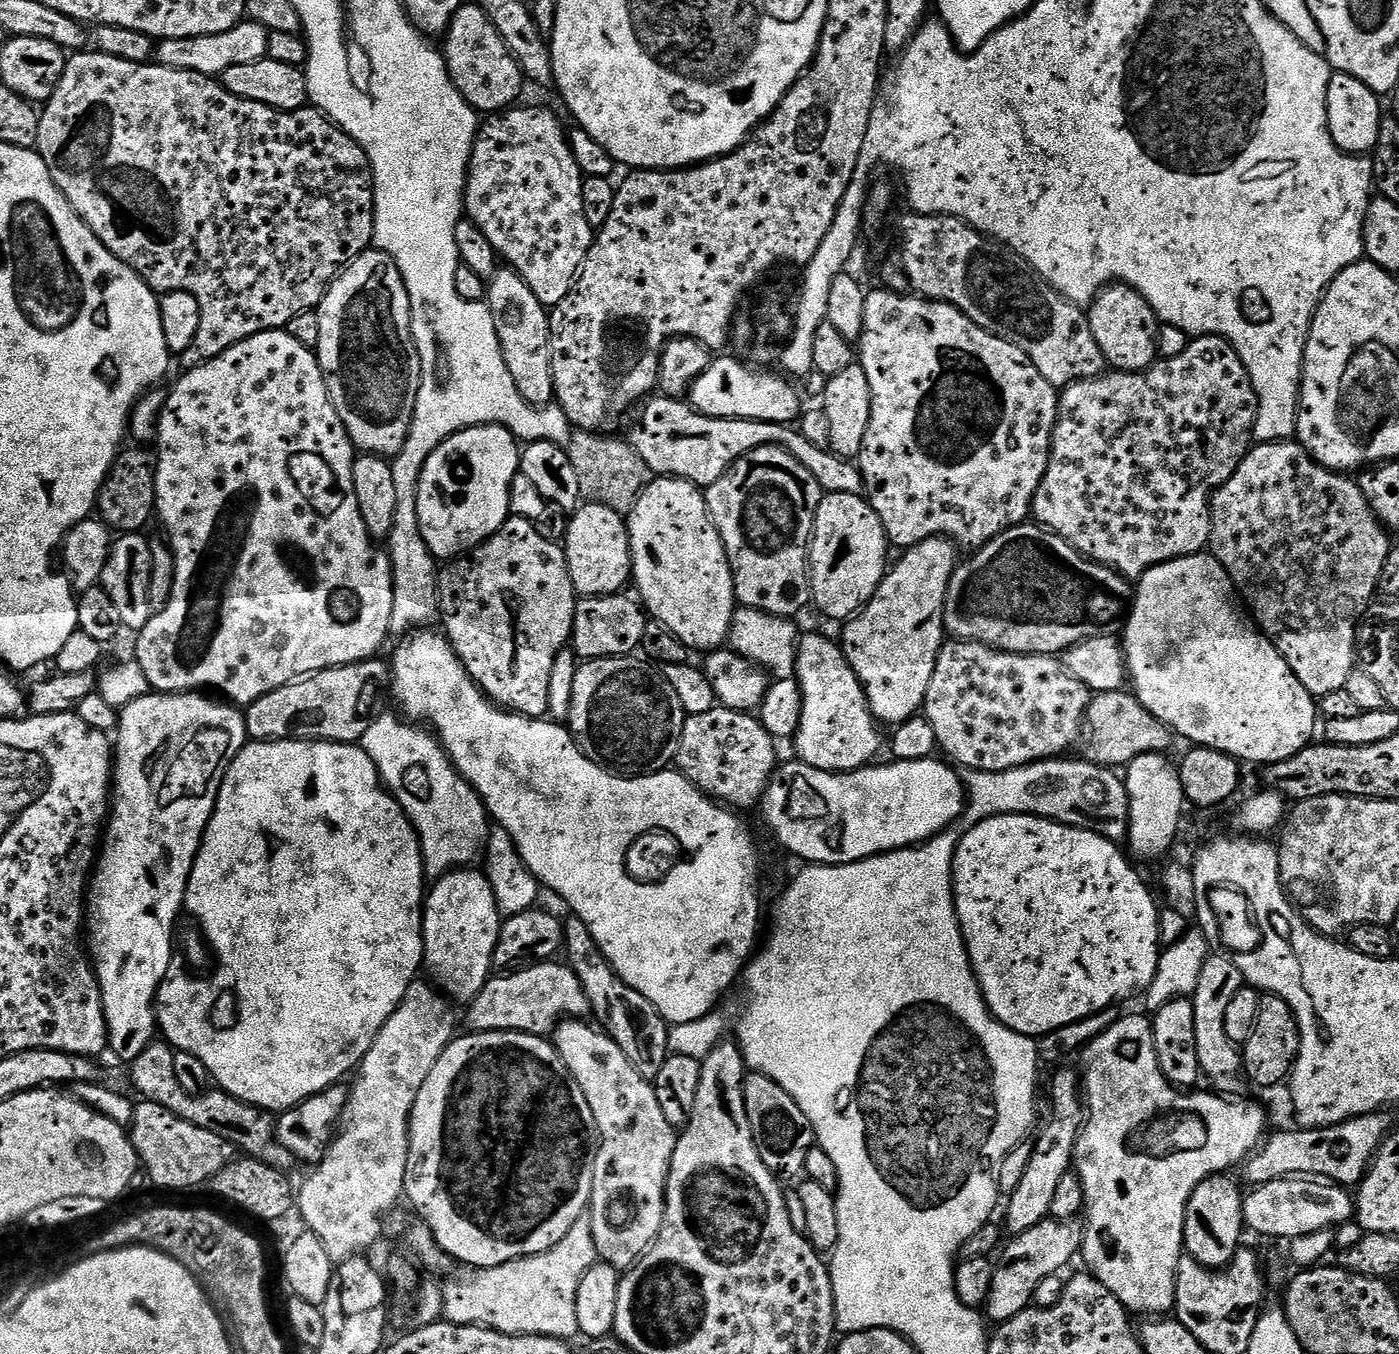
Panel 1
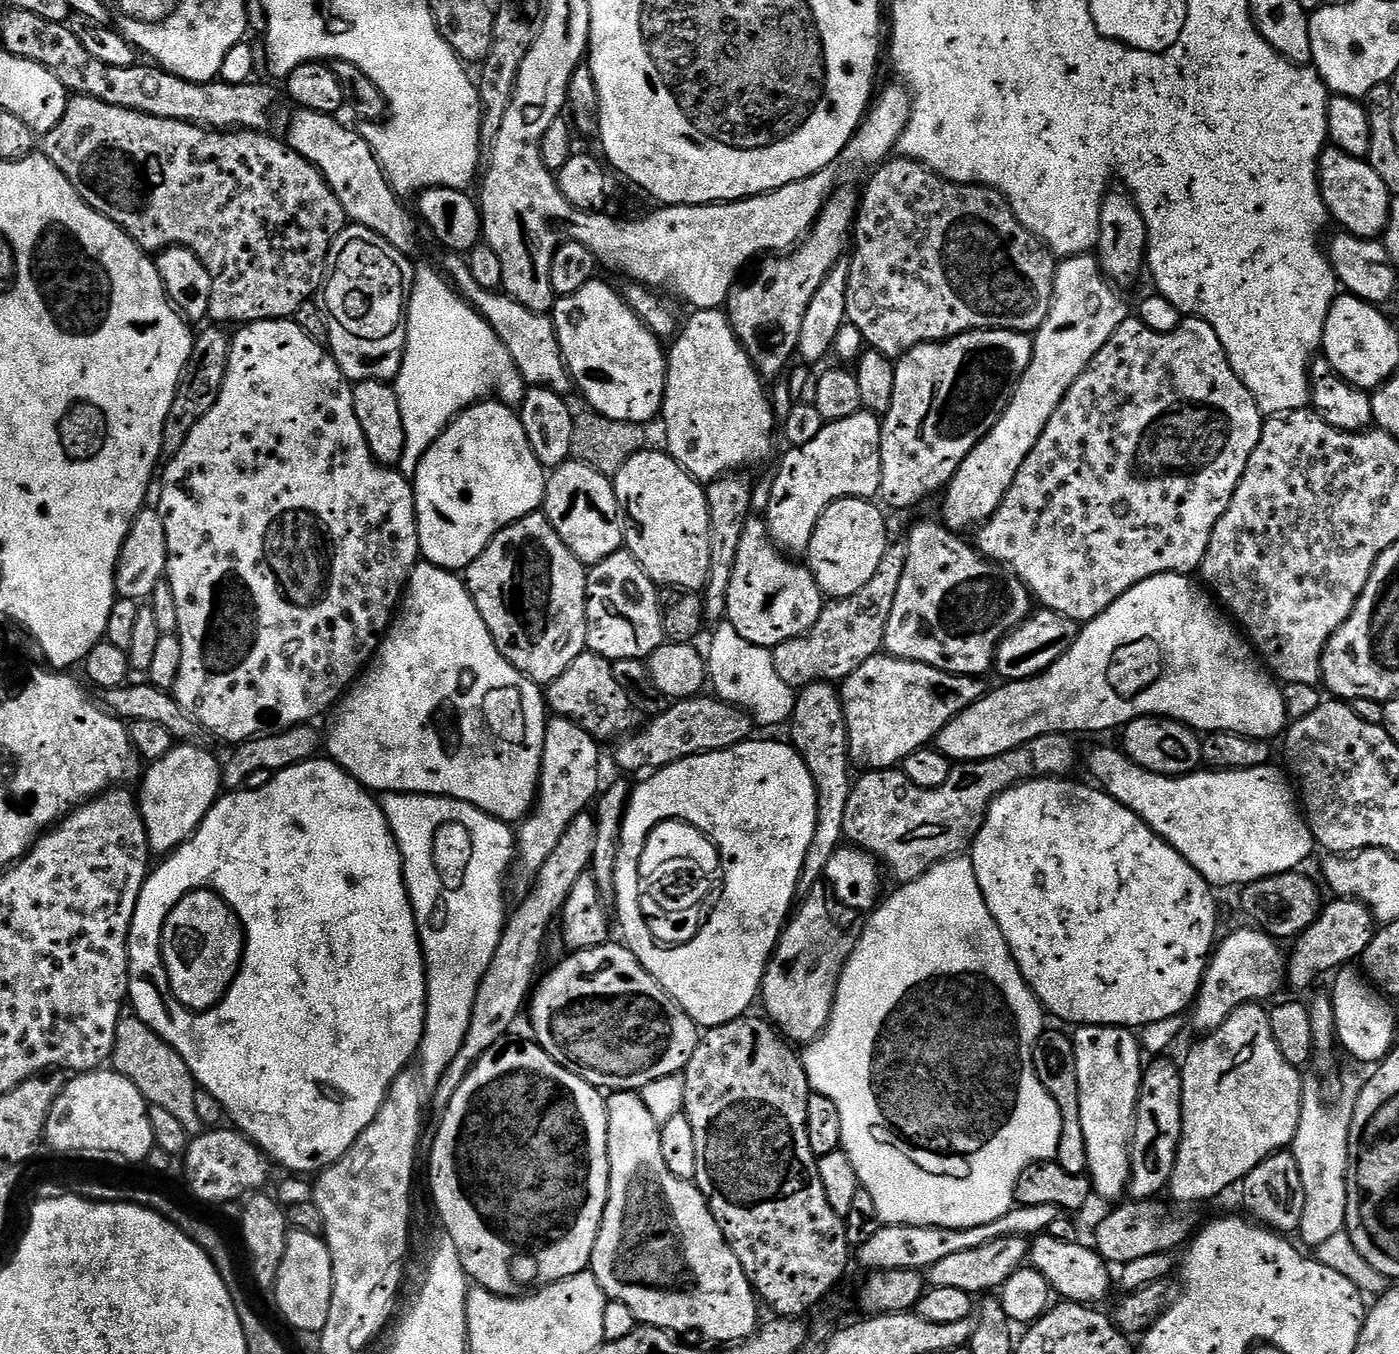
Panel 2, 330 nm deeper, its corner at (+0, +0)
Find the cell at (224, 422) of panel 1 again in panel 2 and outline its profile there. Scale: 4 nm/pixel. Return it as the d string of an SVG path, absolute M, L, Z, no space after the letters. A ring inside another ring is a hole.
M292 318L256 320L237 332L240 333L231 337L228 346L228 365L214 406L192 427L184 445L171 453L169 460L172 461L165 466L164 477L158 480L158 511L166 530L168 551L166 583L173 598L182 652L178 676L170 691L178 706L182 706L205 733L212 735L213 732L229 746L283 732L285 728L296 728L315 721L315 716L324 711L327 713L373 659L378 641L394 619L408 575L421 559L411 483L403 472L376 463L370 454L362 426L358 426L354 414L352 388L336 365L335 355L321 341L305 334Z

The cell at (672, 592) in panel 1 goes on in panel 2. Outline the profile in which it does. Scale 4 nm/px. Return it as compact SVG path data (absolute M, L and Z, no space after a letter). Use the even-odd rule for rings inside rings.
M667 451L634 454L614 474L616 504L623 516L623 547L640 563L653 584L668 590L700 590L708 581L712 567L710 542L708 541L708 498L705 489L693 480L682 465L673 460Z

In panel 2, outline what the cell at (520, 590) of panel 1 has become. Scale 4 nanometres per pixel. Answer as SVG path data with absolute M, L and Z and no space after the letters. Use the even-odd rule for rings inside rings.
M537 510L530 516L515 520L507 528L501 528L482 550L480 557L468 565L466 587L496 649L533 685L547 686L562 674L562 670L566 670L566 666L570 666L574 655L572 639L575 636L577 639L578 629L585 621L586 568L562 542L562 538L558 538L543 511Z

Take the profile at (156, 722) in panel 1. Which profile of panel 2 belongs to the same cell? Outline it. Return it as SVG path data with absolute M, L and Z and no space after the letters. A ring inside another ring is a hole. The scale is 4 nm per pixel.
M184 742L147 765L148 773L140 784L140 796L138 792L138 811L153 853L167 854L180 847L204 821L205 814L218 799L221 765L202 749Z

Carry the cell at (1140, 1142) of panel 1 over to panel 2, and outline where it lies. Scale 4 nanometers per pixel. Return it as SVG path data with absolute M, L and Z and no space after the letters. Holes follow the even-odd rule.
M1089 1024L1075 1029L1072 1036L1074 1058L1078 1070L1078 1106L1082 1120L1082 1138L1086 1144L1088 1171L1093 1193L1098 1197L1119 1201L1128 1187L1128 1157L1132 1142L1132 1123L1136 1113L1136 1103L1140 1093L1142 1075L1142 1049L1137 1033L1126 1028L1110 1028L1107 1024Z

